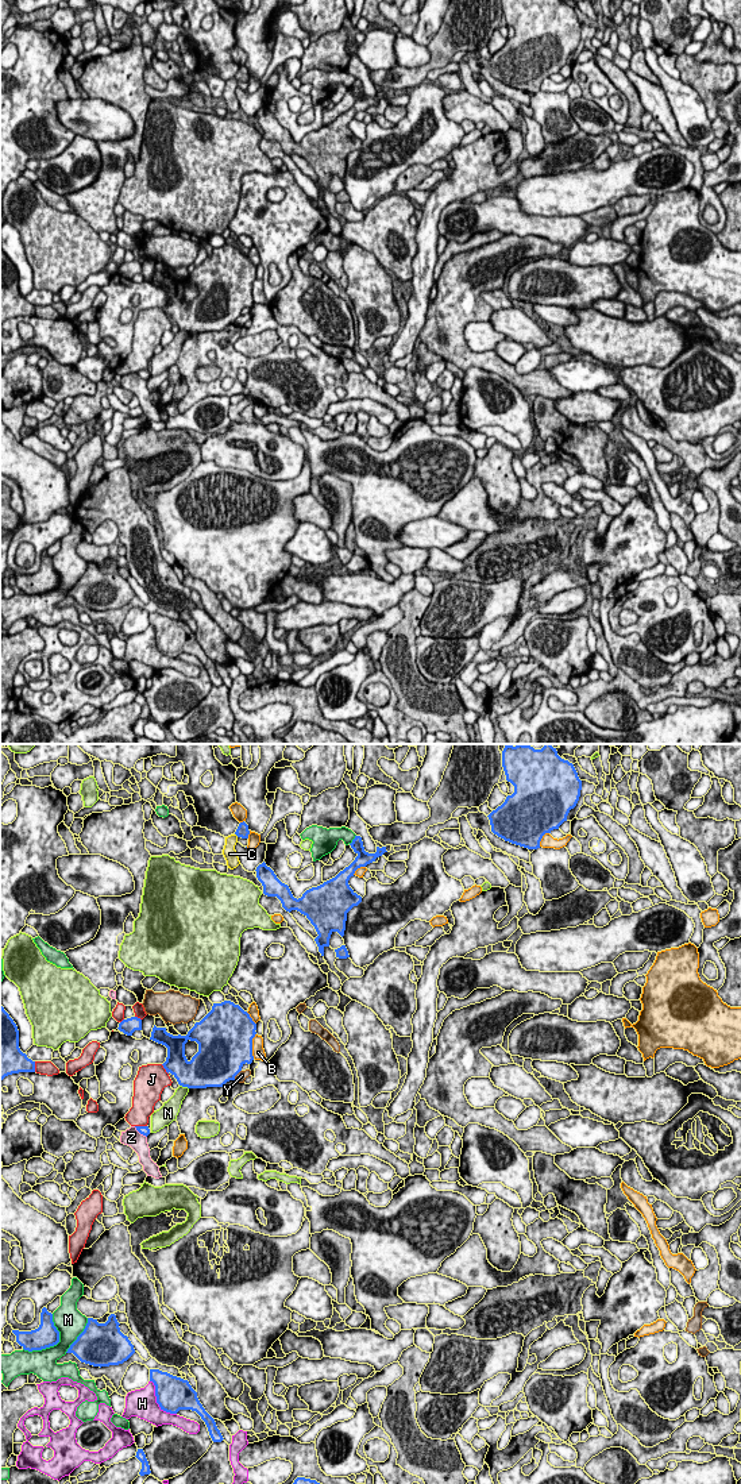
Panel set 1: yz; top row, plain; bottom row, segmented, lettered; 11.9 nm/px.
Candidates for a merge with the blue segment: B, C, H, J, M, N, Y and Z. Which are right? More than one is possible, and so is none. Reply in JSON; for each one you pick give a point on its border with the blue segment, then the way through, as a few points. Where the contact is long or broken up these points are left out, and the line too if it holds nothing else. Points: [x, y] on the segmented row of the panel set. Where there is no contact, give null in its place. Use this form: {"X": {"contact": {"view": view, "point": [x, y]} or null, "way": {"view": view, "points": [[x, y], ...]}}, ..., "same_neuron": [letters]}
{"same_neuron": []}

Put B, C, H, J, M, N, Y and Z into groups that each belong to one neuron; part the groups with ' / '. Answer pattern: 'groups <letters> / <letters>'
groups B / C N / H / J / M / Y / Z

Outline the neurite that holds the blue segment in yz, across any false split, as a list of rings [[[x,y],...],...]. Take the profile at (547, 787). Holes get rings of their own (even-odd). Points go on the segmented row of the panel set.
[[[505,744],[502,767],[506,780],[514,786],[514,793],[487,816],[491,832],[512,844],[537,849],[545,833],[559,829],[567,821],[570,810],[579,801],[582,780],[574,764],[561,759],[551,744],[544,744],[541,749],[524,744]]]

